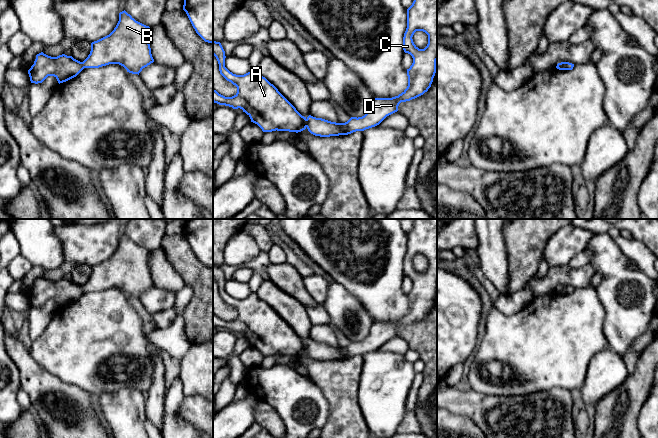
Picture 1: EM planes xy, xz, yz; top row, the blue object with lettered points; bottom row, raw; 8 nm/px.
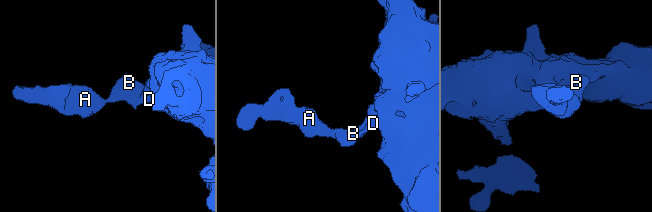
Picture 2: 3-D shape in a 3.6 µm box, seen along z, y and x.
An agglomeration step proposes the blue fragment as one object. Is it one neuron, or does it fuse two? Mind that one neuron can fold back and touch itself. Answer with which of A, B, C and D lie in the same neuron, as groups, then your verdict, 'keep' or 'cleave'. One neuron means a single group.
A B C D | keep

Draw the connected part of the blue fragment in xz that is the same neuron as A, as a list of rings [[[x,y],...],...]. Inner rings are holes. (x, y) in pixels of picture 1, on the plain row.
[[[414,219],[414,225],[407,233],[407,252],[403,261],[403,274],[413,282],[412,289],[407,293],[407,312],[401,318],[392,322],[374,322],[368,336],[362,341],[351,341],[345,347],[336,347],[311,339],[307,342],[302,340],[278,313],[260,299],[256,293],[244,299],[233,298],[225,291],[226,280],[221,267],[213,265],[213,279],[218,285],[220,298],[237,311],[237,317],[232,321],[225,321],[213,313],[213,326],[233,333],[242,333],[250,341],[251,346],[257,348],[263,356],[277,354],[298,357],[307,352],[315,360],[330,361],[364,355],[379,349],[387,340],[397,336],[401,326],[415,323],[431,311],[437,296],[437,219]],[[416,255],[423,255],[428,259],[428,268],[424,273],[419,273],[413,266],[412,261]]]

